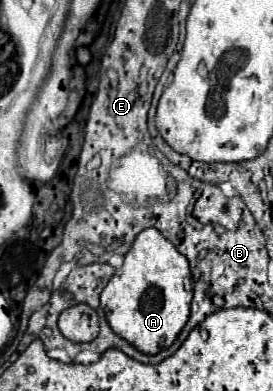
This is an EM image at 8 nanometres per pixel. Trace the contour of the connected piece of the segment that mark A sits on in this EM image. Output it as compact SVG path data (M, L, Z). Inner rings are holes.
M145 228L125 254L123 266L107 282L101 308L117 336L145 354L157 354L161 348L169 348L183 330L191 300L193 278L187 258L157 228Z

